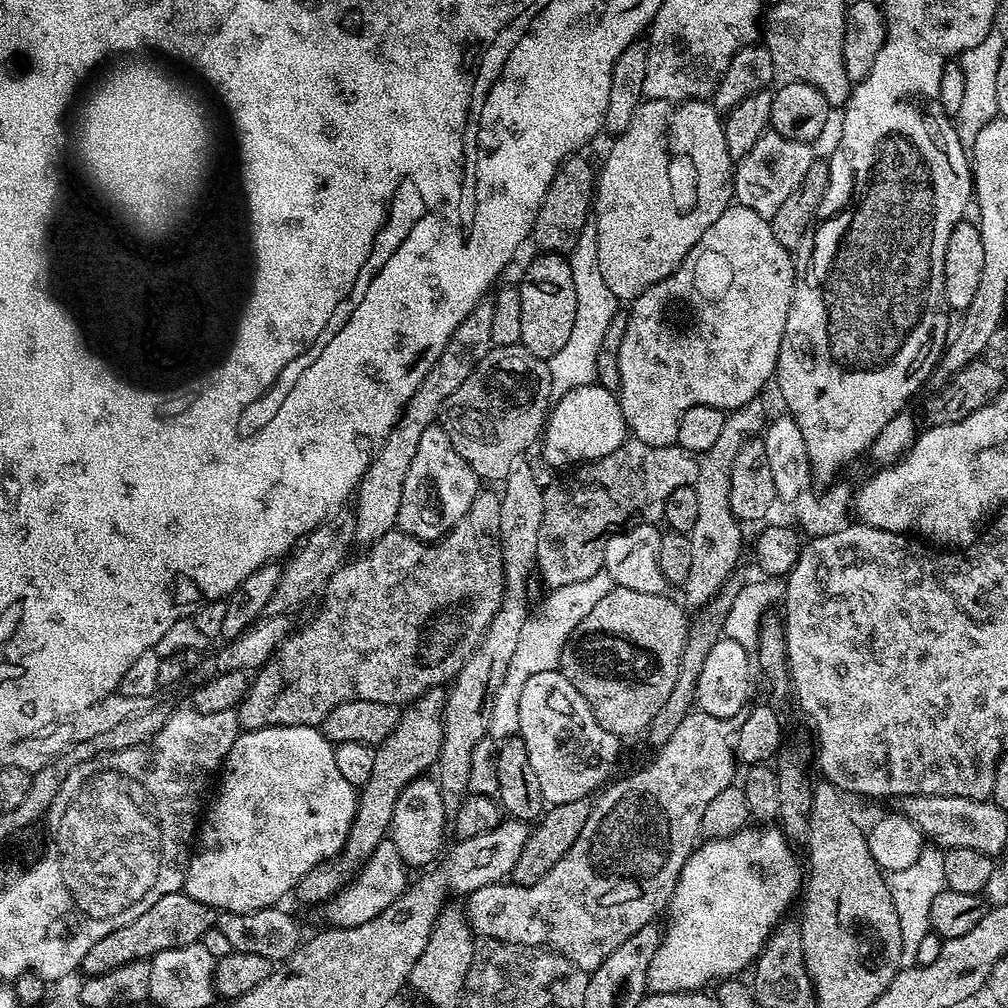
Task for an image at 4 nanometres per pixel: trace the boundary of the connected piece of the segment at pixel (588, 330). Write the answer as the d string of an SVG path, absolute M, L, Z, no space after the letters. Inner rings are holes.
M589 222L582 230L576 247L570 253L570 263L574 274L574 294L578 294L578 314L574 314L574 330L570 330L570 339L566 346L558 350L548 359L552 395L559 398L575 388L584 388L588 384L597 383L596 363L599 347L606 335L606 328L614 318L618 301L610 294L610 286L602 279L602 270L598 270L598 246L596 245L596 225Z

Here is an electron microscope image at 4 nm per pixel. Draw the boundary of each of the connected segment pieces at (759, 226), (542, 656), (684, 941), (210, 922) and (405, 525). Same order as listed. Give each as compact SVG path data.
M729 206L726 211L702 234L702 238L690 250L690 254L662 282L650 286L652 291L652 442L648 446L663 448L676 444L676 435L682 414L699 404L714 406L721 410L740 408L746 402L757 399L767 384L775 377L778 354L782 346L782 334L786 330L786 318L792 309L792 299L796 297L798 272L792 265L793 253L774 238L771 223L754 210Z
M601 570L594 574L594 578L586 578L586 582L570 582L570 586L549 591L548 601L544 604L544 616L529 615L518 634L518 650L514 650L509 668L514 678L526 682L526 678L534 674L553 671L559 665L564 644L572 637L578 622L582 622L582 618L586 618L586 614L590 614L590 610L594 610L594 606L598 606L598 602L602 602L602 598L606 598L613 587L612 577Z
M745 826L733 836L701 843L682 866L666 909L672 925L668 932L666 928L666 935L648 964L648 988L652 992L698 992L707 989L708 983L739 977L740 971L764 951L772 933L787 917L784 915L788 907L799 892L801 895L806 872L800 869L800 860L788 845L790 840L783 827L752 827Z
M187 891L171 892L166 894L166 898L158 898L158 902L154 902L154 906L146 910L146 914L134 918L134 922L126 922L126 926L114 930L114 934L100 938L90 948L86 958L82 958L79 971L84 972L85 977L101 976L135 960L151 961L152 957L162 950L201 943L204 935L217 927L217 924L217 909L198 902L193 896L189 896Z
M437 422L426 426L422 439L418 441L418 451L414 462L410 462L410 474L402 486L402 506L400 507L399 531L409 532L420 540L439 542L451 532L452 527L470 510L482 484L475 470L454 450L454 442L446 430Z

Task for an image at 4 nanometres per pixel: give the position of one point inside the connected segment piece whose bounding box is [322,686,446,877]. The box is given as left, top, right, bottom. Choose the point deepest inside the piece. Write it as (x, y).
(415, 744)

